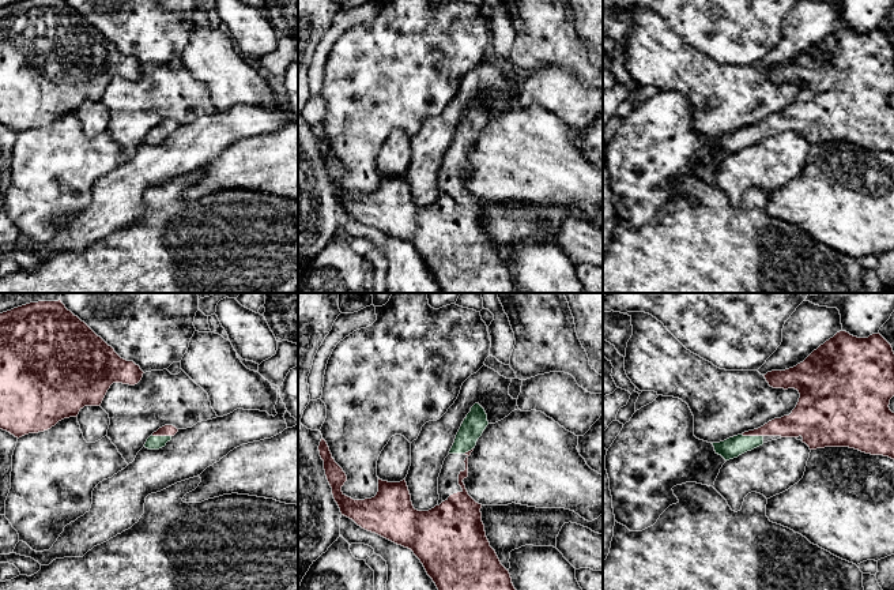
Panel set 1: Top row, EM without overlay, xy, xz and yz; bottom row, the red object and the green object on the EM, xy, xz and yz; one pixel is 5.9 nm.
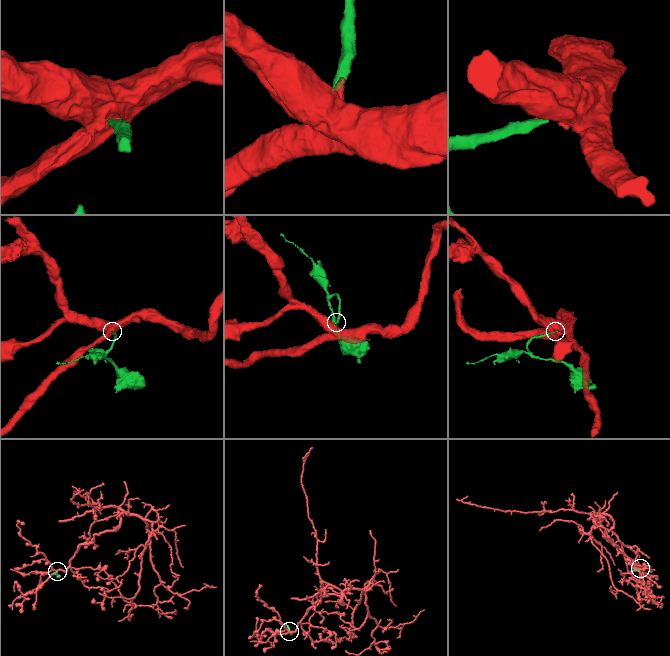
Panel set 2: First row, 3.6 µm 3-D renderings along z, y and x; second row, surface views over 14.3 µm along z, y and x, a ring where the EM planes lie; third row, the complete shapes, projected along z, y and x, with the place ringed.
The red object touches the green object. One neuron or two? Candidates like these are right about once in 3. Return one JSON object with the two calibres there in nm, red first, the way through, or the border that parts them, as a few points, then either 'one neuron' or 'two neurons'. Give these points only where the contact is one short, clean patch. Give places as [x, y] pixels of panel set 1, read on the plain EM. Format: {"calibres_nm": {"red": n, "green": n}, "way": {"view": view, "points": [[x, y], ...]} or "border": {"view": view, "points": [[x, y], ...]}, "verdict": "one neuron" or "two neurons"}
{"calibres_nm": {"red": 140, "green": 120}, "way": {"view": "yz", "points": [[793, 120], [776, 121], [753, 130], [746, 136], [732, 142]]}, "verdict": "one neuron"}

